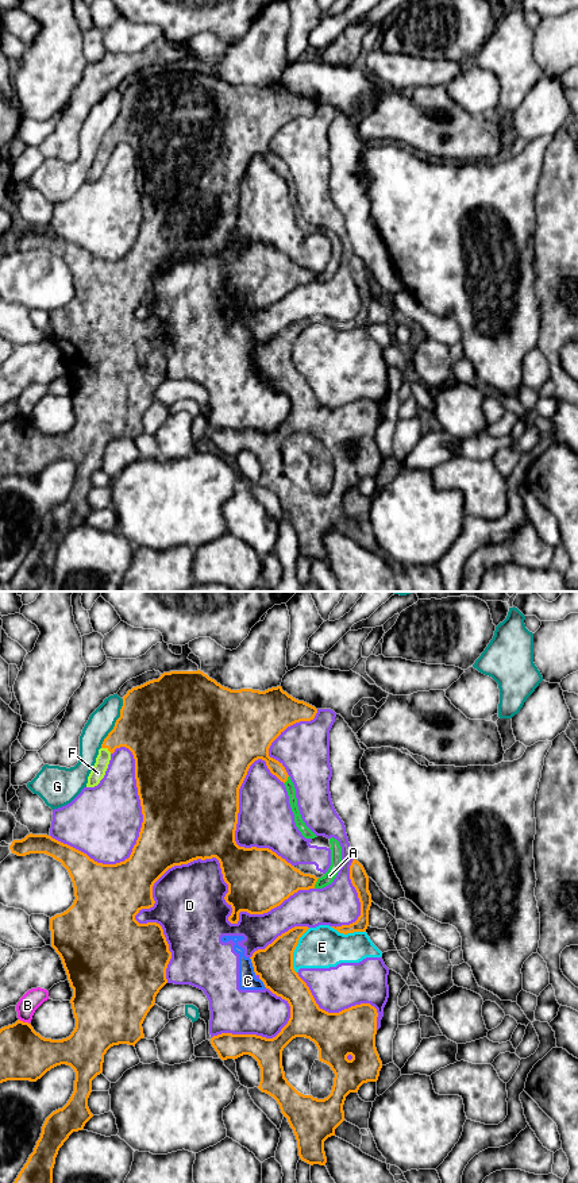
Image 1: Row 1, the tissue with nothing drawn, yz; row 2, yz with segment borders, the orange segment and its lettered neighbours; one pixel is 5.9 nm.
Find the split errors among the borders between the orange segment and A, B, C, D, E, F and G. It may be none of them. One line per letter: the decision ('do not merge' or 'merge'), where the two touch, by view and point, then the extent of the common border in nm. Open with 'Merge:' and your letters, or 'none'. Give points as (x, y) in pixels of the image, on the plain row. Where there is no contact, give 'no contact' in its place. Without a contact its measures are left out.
Merge: A, F
A: merge | yz (315, 278) | 70 nm
B: do not merge | yz (24, 417) | 70 nm
C: do not merge | yz (253, 361) | 110 nm
D: do not merge | yz (226, 277) | 1100 nm
E: do not merge | yz (293, 346) | 280 nm
F: merge | yz (107, 142) | 70 nm
G: do not merge | yz (115, 119) | 320 nm

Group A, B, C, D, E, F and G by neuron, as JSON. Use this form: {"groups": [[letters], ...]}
{"groups": [["A", "F"], ["B"], ["C", "D", "E"], ["G"]]}

